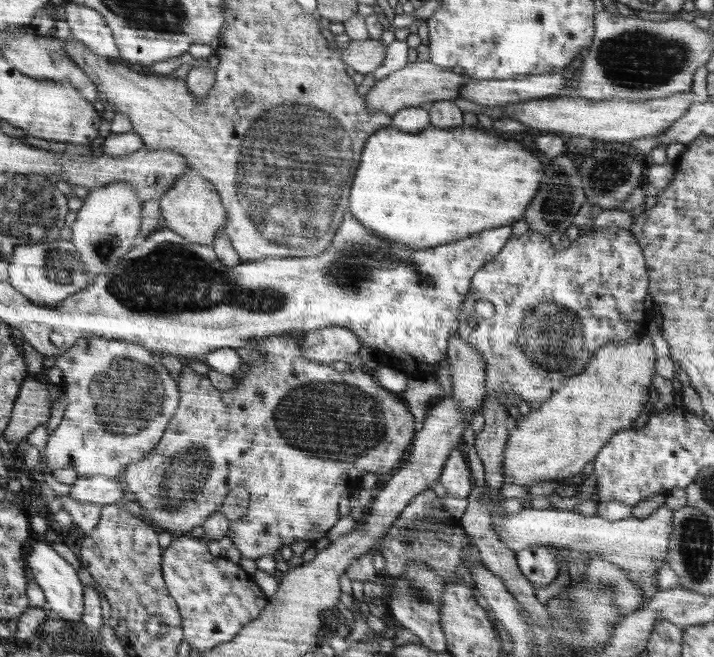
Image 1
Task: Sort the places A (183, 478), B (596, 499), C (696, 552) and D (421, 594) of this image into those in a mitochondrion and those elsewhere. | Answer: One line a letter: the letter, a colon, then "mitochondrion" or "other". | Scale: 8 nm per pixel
A: mitochondrion
B: other
C: mitochondrion
D: mitochondrion

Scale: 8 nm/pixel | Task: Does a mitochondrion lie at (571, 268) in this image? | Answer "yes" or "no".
no

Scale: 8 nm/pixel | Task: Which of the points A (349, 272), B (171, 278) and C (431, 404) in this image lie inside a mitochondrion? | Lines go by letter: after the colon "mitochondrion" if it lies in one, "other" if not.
A: mitochondrion
B: mitochondrion
C: other

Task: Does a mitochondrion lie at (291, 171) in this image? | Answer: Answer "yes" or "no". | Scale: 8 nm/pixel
yes

